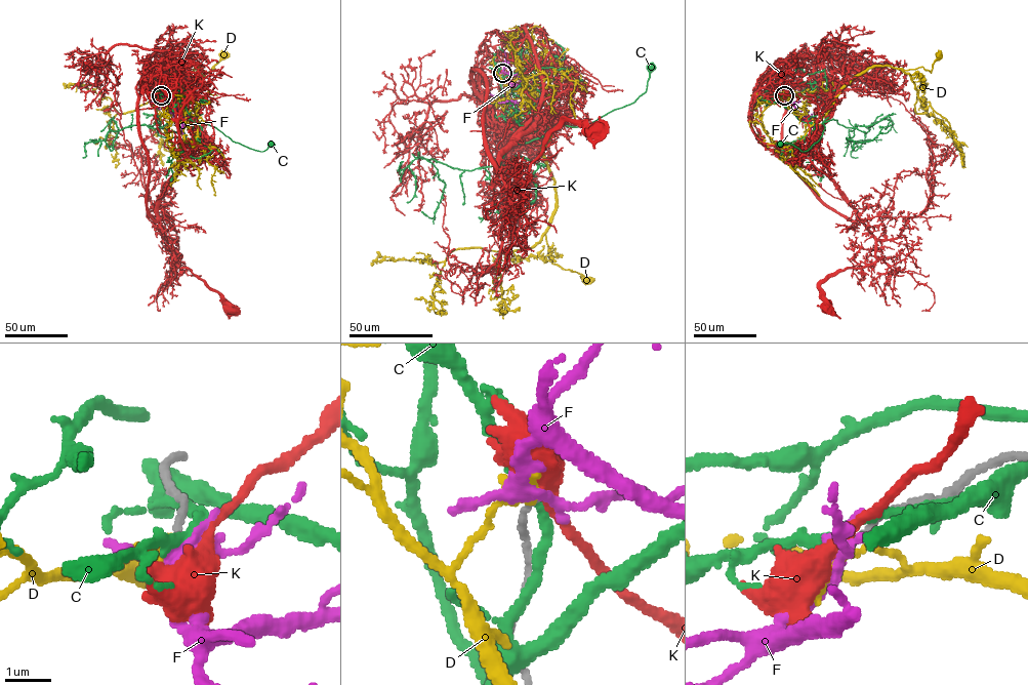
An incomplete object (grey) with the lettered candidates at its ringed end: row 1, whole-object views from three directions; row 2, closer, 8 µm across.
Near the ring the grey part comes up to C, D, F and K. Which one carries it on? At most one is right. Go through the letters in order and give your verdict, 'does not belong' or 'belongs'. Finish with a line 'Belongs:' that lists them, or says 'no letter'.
C: does not belong
D: does not belong
F: does not belong
K: does not belong
Belongs: no letter

